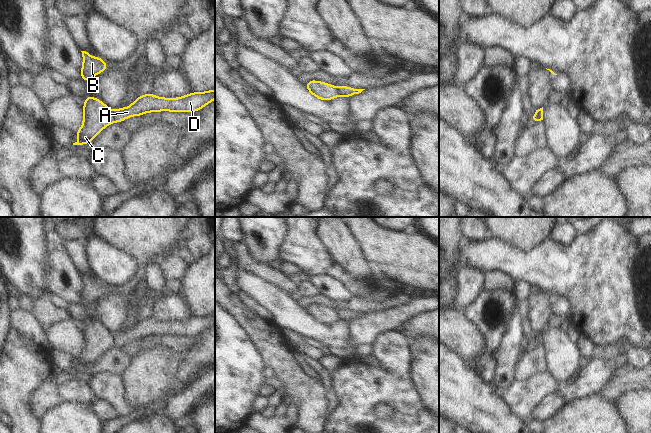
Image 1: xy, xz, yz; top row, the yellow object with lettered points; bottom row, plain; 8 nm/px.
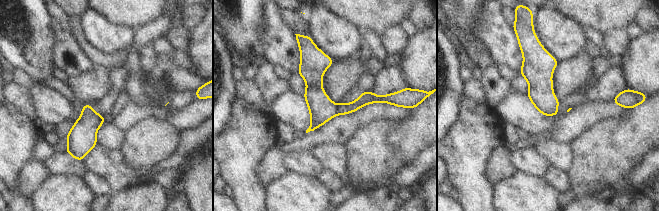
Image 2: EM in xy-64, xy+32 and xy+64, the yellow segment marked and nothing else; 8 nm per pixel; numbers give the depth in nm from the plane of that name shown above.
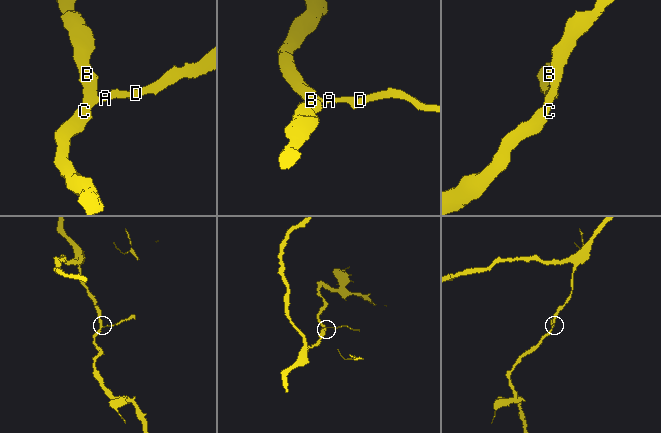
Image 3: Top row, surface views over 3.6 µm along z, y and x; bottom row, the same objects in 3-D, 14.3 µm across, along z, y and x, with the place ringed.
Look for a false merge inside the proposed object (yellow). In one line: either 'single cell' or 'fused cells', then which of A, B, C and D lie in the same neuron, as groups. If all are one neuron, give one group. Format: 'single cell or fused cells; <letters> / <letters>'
fused cells; A D / B C

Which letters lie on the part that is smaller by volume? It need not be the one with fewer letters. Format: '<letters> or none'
A, D

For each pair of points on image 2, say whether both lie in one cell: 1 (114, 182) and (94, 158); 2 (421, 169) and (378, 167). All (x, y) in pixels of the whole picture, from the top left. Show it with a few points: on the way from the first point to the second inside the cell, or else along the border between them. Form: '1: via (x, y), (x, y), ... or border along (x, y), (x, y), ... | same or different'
1: via (112, 176), (100, 164) | same
2: border along (416, 153), (410, 160), (390, 173), (387, 184) | different

